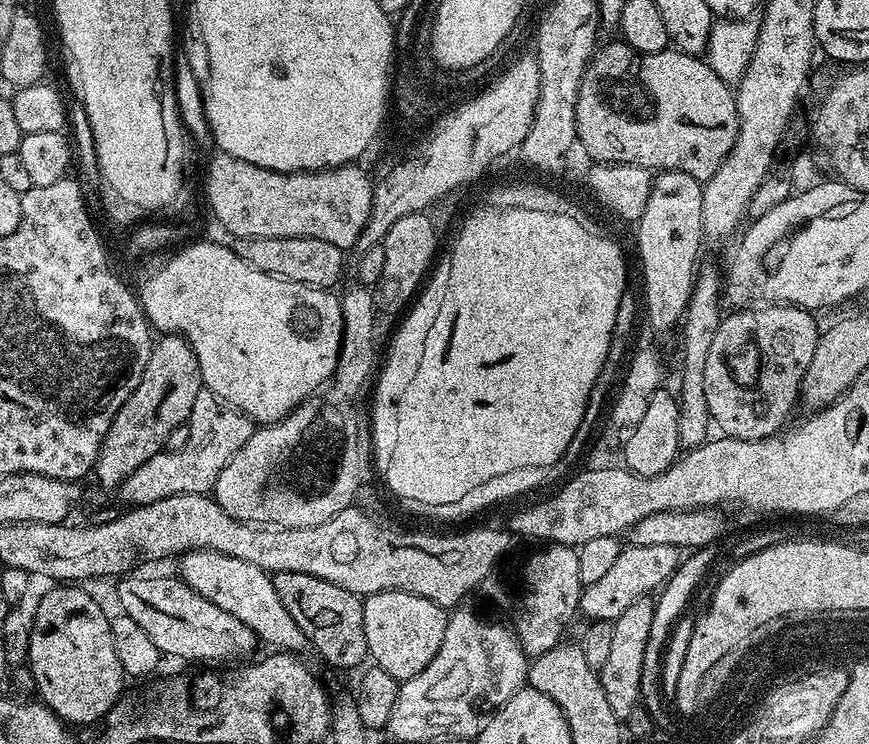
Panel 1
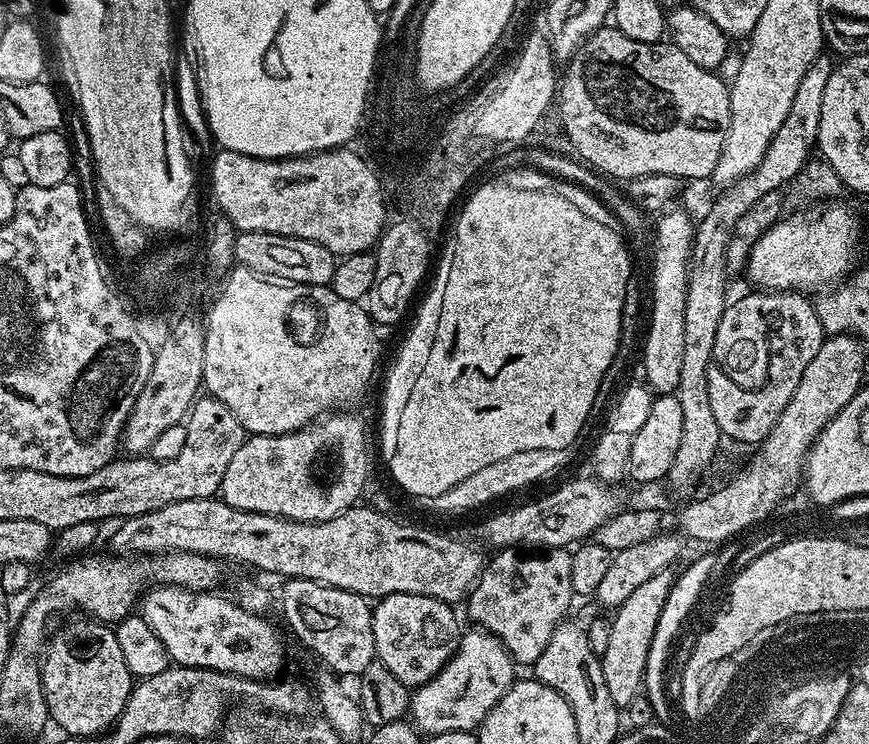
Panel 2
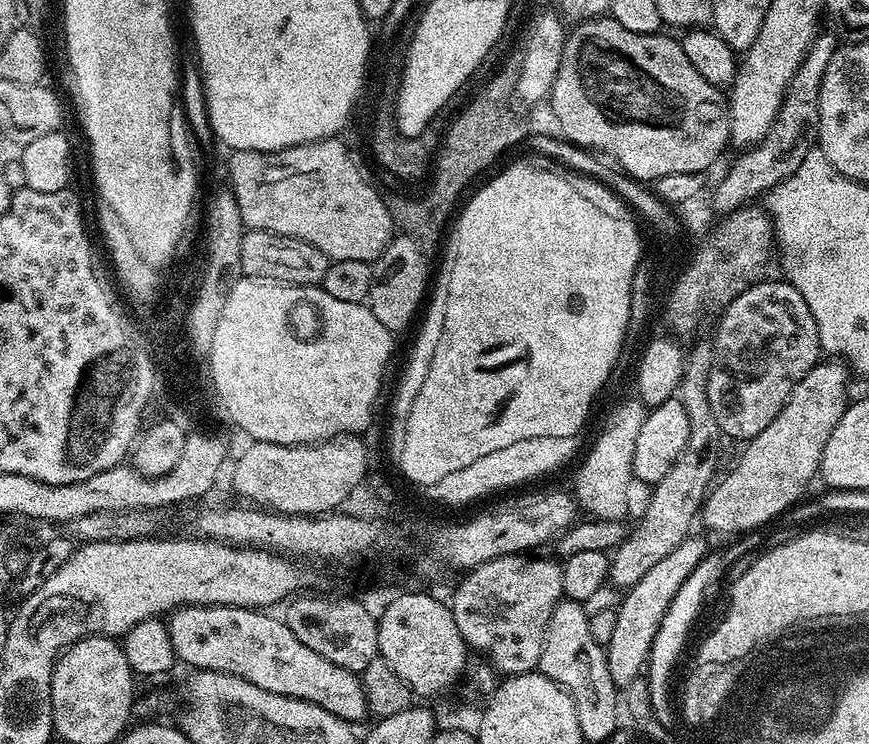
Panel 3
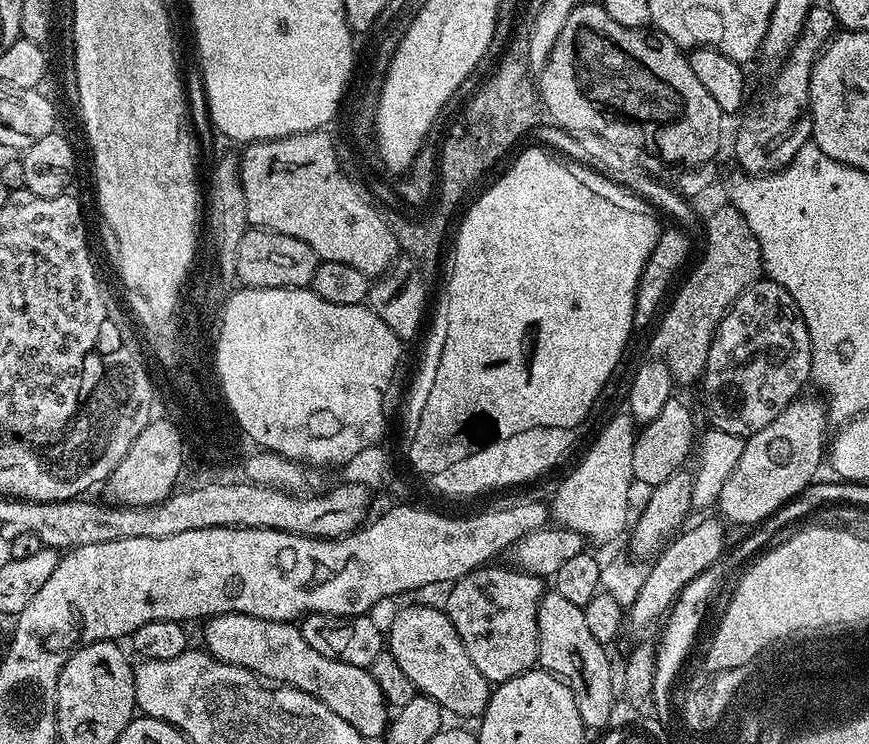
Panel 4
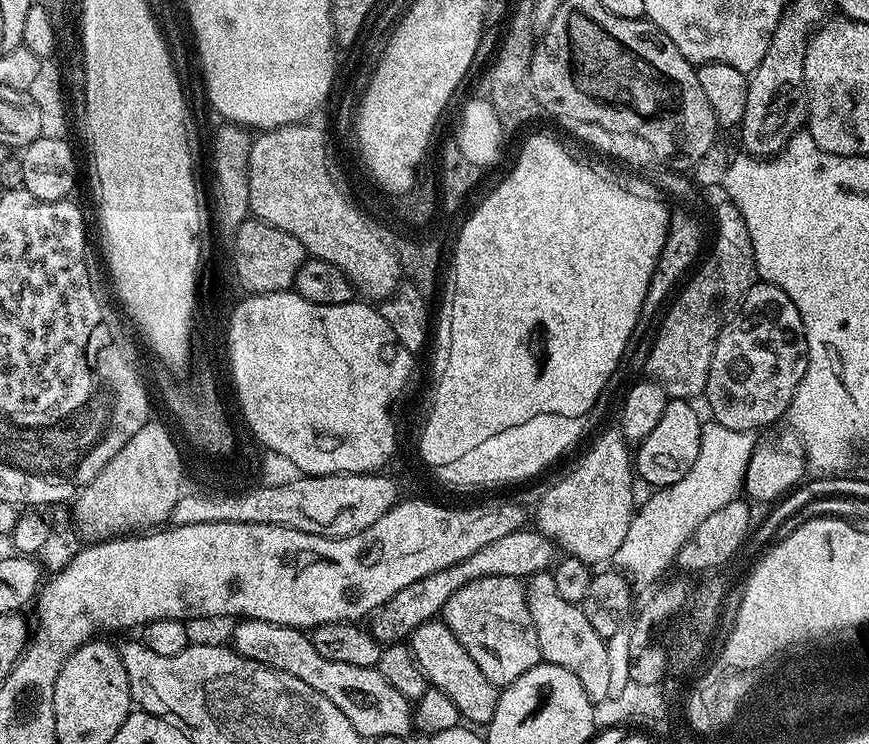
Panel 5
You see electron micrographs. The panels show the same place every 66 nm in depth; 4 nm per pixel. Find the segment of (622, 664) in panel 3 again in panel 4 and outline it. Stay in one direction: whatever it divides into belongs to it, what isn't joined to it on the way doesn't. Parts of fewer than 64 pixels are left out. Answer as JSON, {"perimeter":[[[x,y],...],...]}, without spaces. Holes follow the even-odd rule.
{"perimeter":[[[715,519],[704,520],[693,528],[685,527],[664,545],[659,555],[653,559],[657,560],[648,568],[646,582],[642,582],[642,590],[638,590],[638,598],[634,598],[631,608],[627,609],[626,620],[629,625],[632,623],[636,628],[650,627],[660,615],[663,617],[671,609],[679,598],[680,592],[692,579],[697,578],[725,555],[724,527],[726,524],[723,519]]]}

